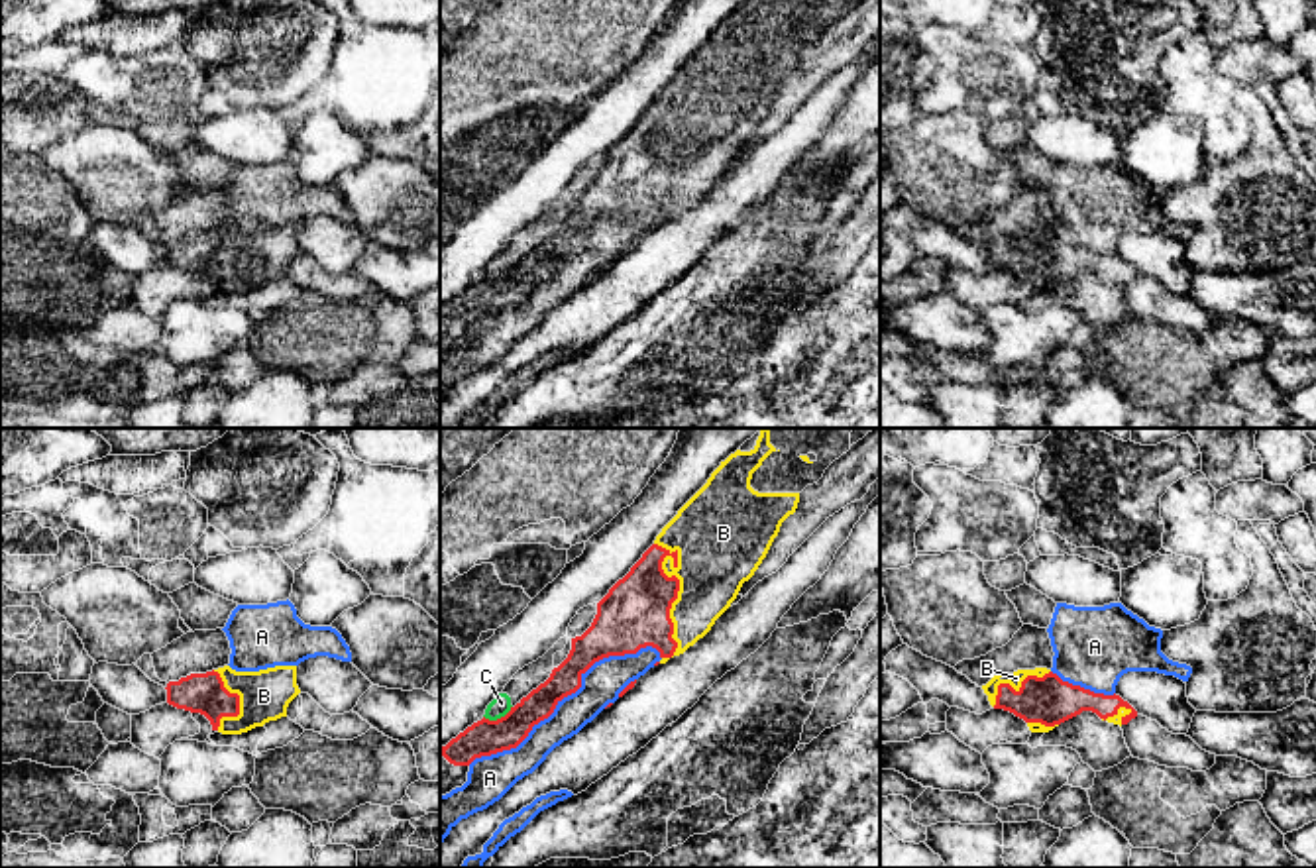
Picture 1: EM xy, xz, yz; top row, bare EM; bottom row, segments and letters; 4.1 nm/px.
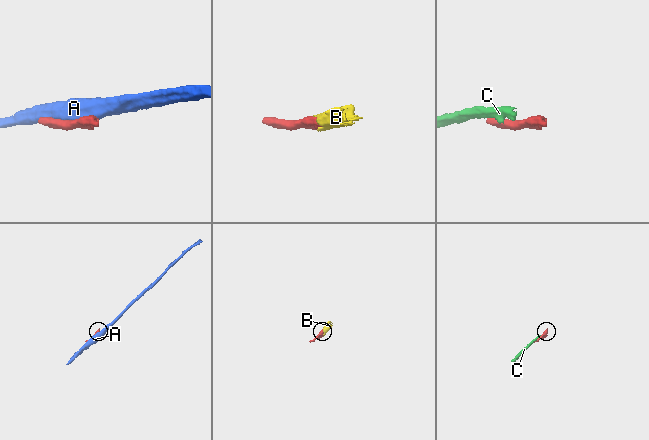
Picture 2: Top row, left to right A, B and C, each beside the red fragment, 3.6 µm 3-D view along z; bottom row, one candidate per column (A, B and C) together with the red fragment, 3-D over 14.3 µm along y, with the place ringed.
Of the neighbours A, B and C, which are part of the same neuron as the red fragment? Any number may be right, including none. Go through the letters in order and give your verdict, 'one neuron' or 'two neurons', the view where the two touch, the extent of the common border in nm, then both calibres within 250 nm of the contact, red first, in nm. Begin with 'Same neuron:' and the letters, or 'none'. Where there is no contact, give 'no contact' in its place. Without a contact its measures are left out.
Same neuron: B
A: two neurons; meets red in xz; contact 900 nm long; 140 nm thick on the red side, 160 nm on the other
B: one neuron; meets red in xz; contact 480 nm long; 280 nm thick on the red side, 320 nm on the other
C: two neurons; meets red in xz; contact 130 nm long; 150 nm thick on the red side, 80 nm on the other

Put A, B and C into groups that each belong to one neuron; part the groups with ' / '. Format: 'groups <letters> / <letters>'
groups A / B / C

